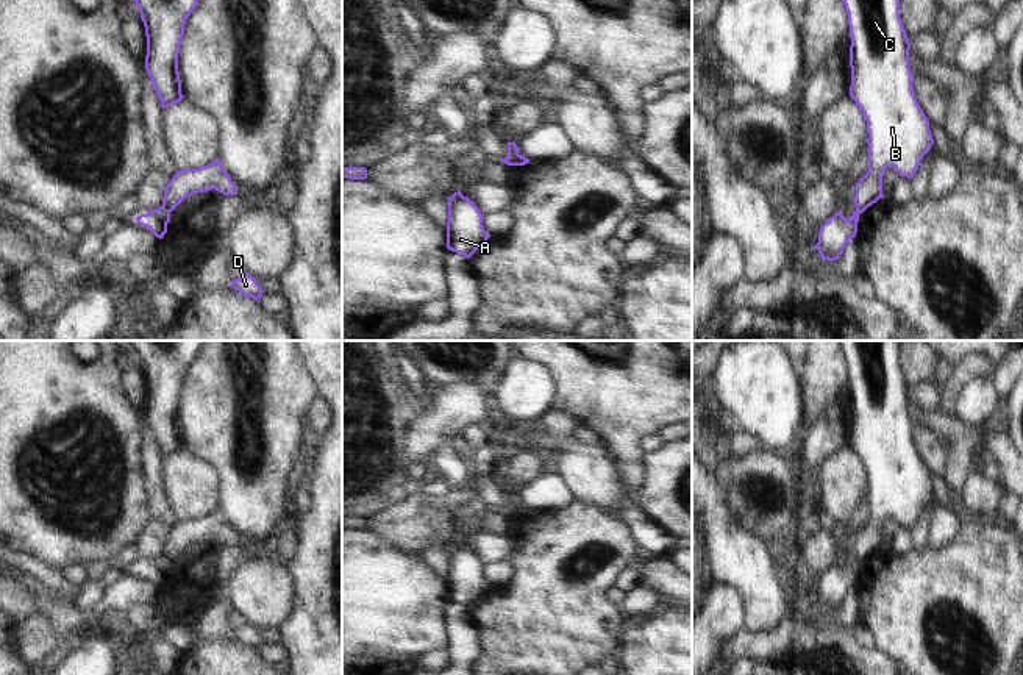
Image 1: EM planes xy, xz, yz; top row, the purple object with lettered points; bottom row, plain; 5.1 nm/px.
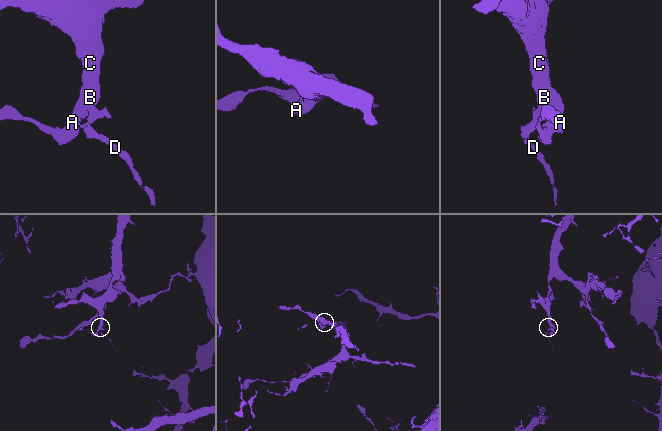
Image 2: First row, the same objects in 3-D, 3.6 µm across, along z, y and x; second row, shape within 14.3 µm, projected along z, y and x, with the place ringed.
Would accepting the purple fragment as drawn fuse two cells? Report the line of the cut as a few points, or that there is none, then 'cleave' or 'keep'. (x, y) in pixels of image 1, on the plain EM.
xy (163, 553), (169, 563) | cleave

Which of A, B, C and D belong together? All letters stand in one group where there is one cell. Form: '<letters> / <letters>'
A B C / D

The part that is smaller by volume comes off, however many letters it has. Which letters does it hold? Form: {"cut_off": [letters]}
{"cut_off": ["D"]}

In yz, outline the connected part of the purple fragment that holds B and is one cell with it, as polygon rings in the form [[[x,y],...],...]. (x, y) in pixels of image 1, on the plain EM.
[[[840,341],[850,375],[850,447],[867,470],[868,522],[856,533],[857,562],[884,547],[882,527],[893,517],[912,530],[923,506],[934,494],[929,470],[914,442],[909,417],[911,392],[900,367],[900,341]]]

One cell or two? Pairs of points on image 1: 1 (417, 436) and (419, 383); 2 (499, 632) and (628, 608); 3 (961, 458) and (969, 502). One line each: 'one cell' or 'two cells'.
1: two cells
2: two cells
3: two cells

